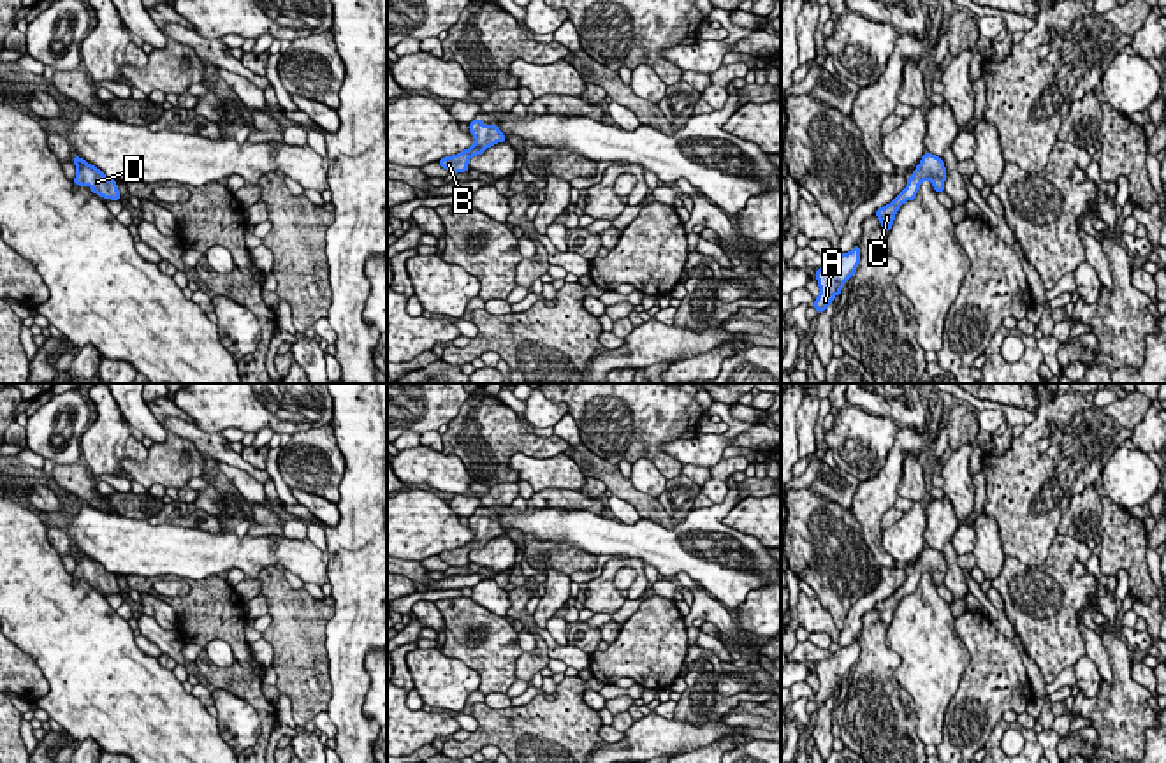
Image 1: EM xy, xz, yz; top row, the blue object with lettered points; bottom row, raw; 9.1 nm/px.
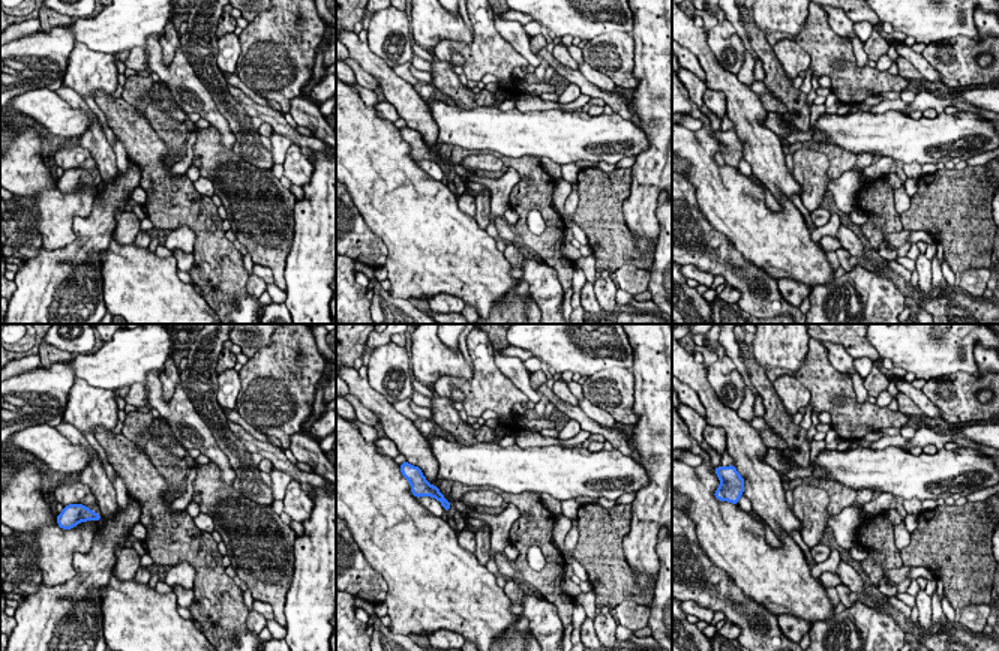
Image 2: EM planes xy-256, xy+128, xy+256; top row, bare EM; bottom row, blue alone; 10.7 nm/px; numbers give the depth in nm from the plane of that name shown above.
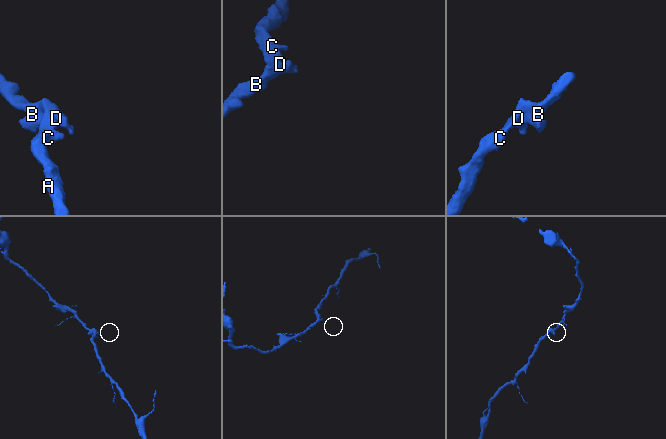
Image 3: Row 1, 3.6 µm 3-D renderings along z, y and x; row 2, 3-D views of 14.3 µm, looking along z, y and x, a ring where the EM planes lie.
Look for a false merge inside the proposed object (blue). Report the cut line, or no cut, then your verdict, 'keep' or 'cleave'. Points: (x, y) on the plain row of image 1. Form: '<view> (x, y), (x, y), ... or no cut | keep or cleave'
no cut | keep

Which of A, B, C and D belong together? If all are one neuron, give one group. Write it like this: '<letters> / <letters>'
A B C D

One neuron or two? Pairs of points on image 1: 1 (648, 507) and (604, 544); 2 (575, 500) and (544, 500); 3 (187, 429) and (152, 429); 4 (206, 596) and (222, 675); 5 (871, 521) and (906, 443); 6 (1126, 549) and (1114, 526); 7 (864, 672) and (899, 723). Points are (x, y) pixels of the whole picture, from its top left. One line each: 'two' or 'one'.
1: two
2: one
3: two
4: one
5: one
6: one
7: one

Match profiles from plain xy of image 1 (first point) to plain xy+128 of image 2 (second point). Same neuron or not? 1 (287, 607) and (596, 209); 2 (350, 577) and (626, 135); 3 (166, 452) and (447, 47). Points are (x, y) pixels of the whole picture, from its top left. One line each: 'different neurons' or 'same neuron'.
1: same neuron
2: different neurons
3: same neuron

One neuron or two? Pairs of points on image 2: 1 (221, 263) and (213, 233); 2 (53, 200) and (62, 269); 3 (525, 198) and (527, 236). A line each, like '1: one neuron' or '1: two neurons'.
1: one neuron
2: two neurons
3: one neuron

